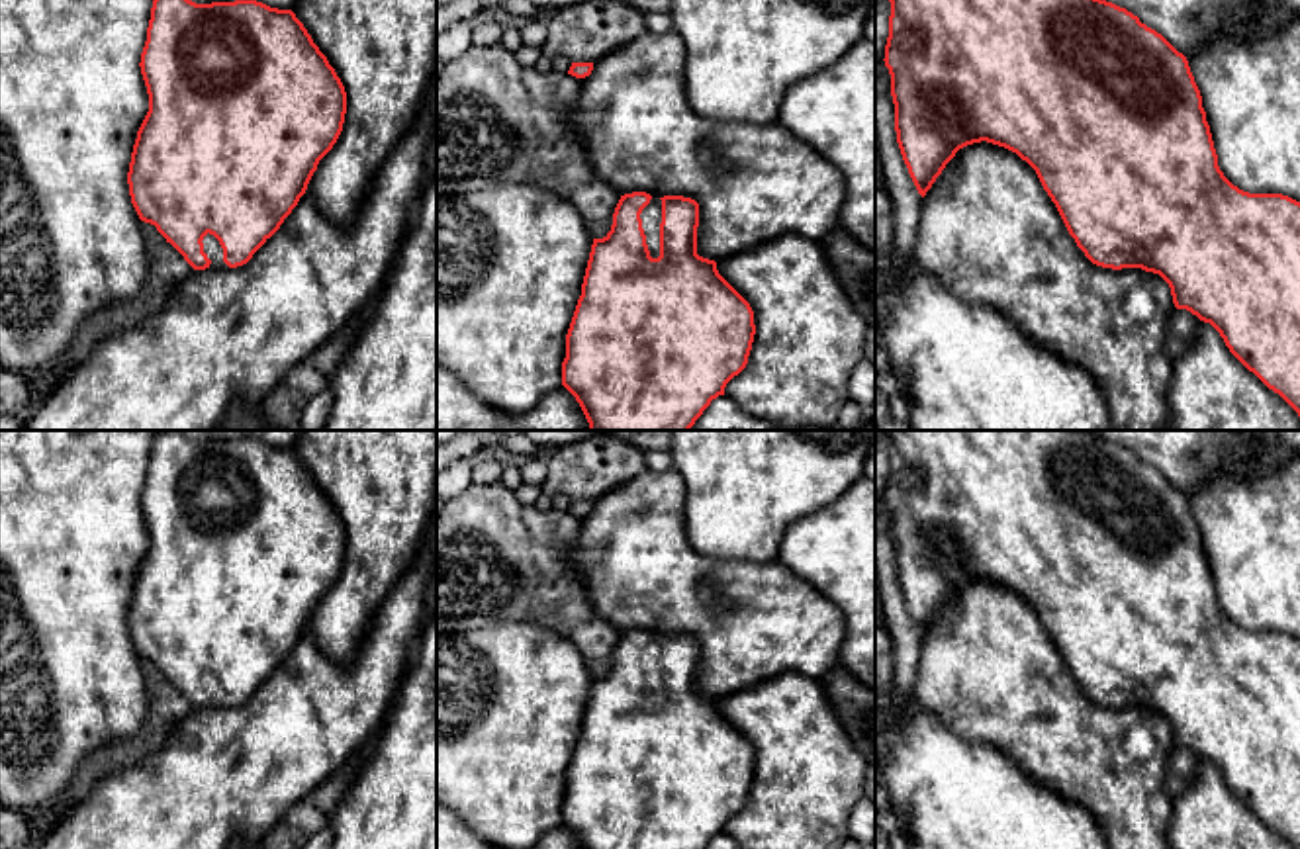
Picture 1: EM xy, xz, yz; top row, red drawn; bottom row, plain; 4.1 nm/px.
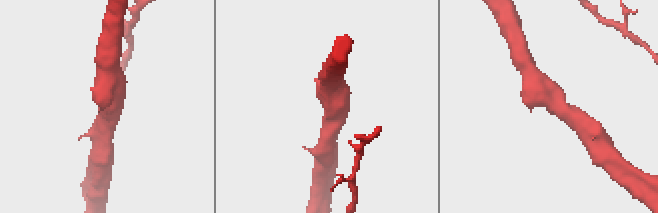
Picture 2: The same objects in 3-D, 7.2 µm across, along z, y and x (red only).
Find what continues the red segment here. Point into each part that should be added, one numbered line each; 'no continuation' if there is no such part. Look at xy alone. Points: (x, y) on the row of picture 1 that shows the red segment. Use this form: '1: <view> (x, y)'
1: xy (212, 247)

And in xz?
1: xz (650, 216)

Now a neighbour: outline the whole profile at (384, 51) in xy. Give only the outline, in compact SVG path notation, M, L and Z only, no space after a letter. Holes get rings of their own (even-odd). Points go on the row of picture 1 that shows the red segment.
M298 0L292 8L347 92L343 131L307 192L331 221L350 223L382 162L413 129L437 72L437 0Z

